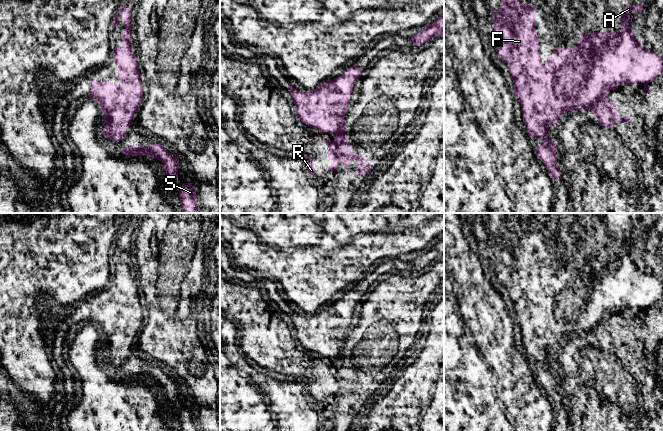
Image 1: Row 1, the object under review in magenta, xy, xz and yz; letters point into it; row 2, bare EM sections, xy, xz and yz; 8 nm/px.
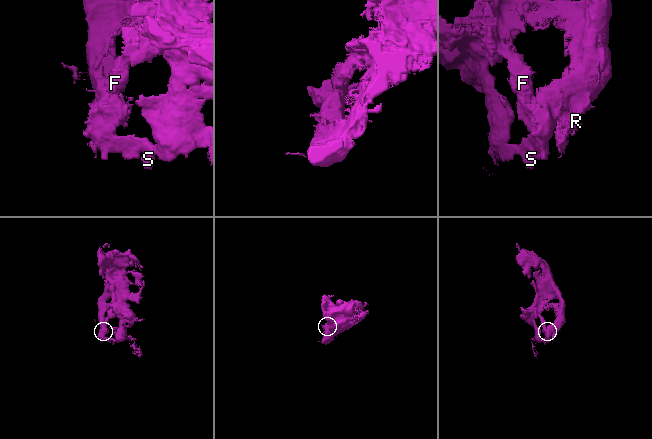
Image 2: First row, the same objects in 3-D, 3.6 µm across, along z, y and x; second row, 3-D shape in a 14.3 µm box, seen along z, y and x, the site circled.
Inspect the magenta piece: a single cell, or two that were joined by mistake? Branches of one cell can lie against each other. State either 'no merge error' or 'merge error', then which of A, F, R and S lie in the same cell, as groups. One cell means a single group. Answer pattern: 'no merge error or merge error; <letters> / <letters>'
no merge error; A F R S

